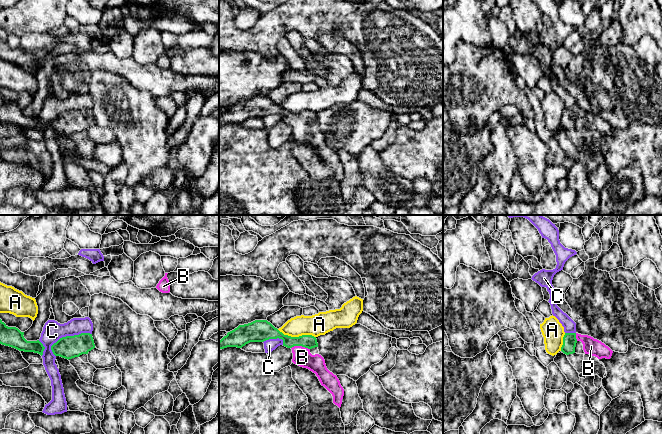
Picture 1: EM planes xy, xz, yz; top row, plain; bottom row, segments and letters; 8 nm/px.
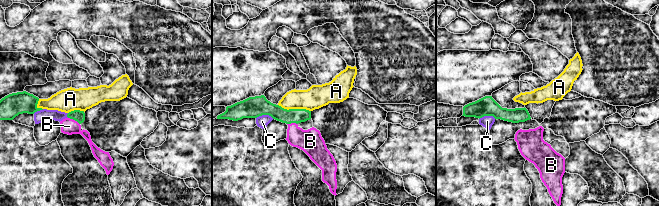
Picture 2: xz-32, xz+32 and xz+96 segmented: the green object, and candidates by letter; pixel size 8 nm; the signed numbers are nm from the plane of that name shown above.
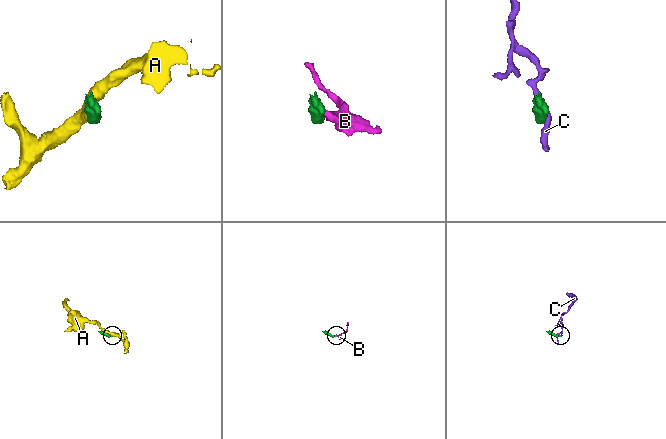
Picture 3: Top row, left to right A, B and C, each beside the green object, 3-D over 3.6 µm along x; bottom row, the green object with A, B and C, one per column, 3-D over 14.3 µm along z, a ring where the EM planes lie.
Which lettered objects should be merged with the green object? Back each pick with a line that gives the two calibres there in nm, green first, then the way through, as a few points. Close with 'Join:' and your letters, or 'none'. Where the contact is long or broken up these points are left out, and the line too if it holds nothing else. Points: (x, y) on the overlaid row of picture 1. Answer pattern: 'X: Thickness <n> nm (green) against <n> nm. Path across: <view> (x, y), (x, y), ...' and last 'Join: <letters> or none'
B: Thickness 110 nm (green) against 150 nm. Path across: xz (308, 341), (300, 345), (302, 357)
Join: B

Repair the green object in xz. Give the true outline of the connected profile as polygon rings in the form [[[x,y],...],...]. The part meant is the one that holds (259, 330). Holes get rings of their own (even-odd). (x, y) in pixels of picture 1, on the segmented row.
[[[255,320],[248,324],[239,325],[228,332],[219,341],[219,349],[227,347],[242,348],[250,342],[264,342],[277,338],[283,340],[283,346],[292,349],[292,362],[294,364],[307,368],[316,374],[321,385],[332,394],[333,403],[340,408],[344,389],[337,376],[327,369],[324,358],[319,354],[312,355],[310,353],[312,348],[318,347],[316,337],[312,335],[291,337],[284,335],[267,320]]]

